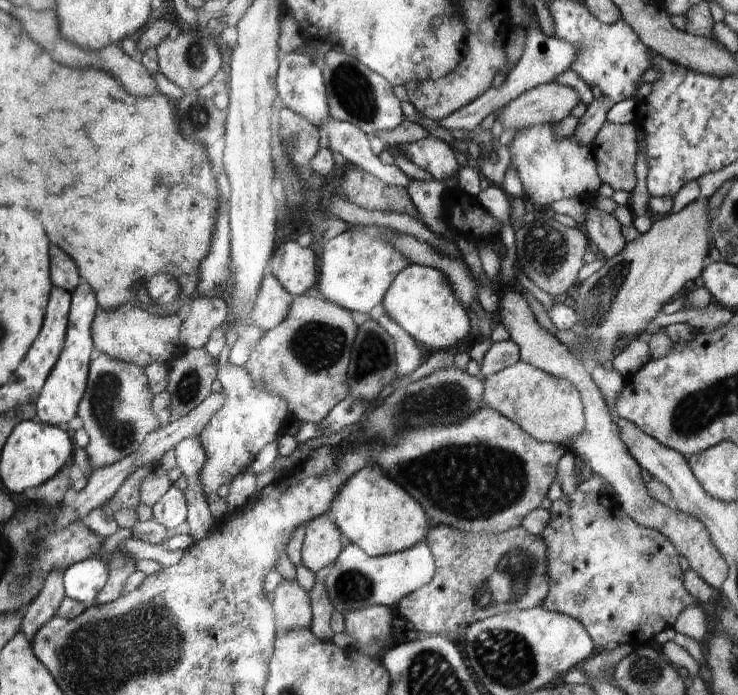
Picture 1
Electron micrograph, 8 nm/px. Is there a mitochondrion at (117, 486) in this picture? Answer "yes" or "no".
no

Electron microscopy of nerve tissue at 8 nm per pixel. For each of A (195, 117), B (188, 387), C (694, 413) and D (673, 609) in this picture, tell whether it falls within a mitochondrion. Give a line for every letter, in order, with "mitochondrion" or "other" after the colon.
A: mitochondrion
B: mitochondrion
C: mitochondrion
D: other

